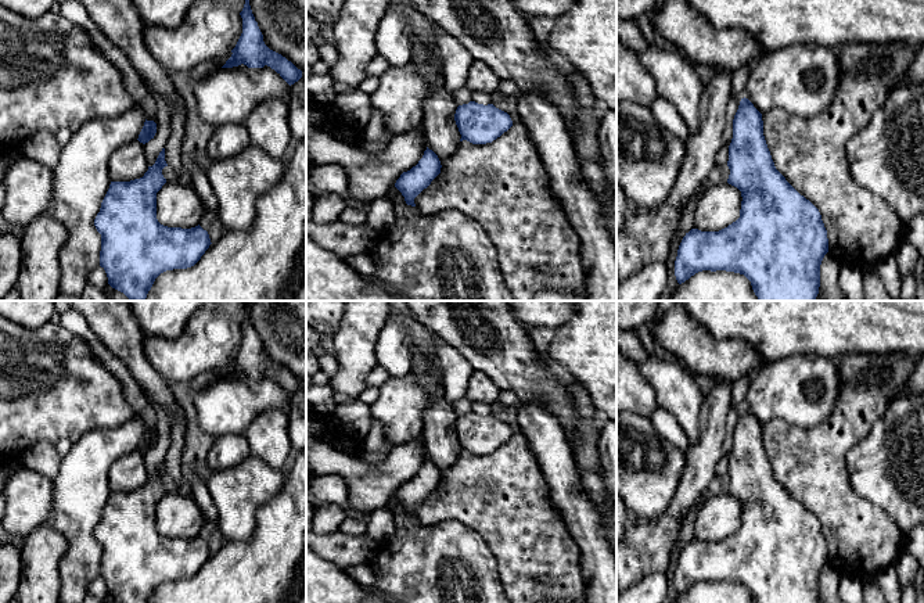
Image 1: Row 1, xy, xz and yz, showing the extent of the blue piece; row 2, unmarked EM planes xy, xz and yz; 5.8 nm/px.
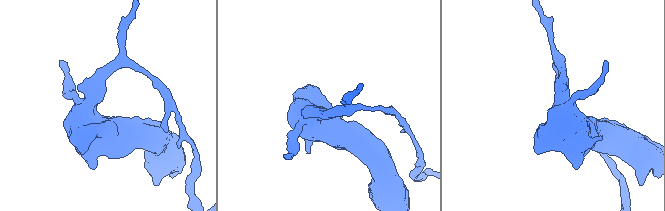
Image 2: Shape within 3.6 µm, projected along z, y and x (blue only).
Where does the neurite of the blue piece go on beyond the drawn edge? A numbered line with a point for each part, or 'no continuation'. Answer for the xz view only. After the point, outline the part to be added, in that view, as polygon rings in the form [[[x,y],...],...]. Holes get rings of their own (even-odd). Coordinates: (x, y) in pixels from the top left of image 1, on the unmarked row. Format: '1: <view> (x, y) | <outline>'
1: xz (370, 487) | [[[423,438],[391,446],[378,466],[339,452],[324,441],[306,445],[306,474],[341,475],[346,481],[349,509],[366,516],[388,506],[400,485],[416,477],[425,460]]]

